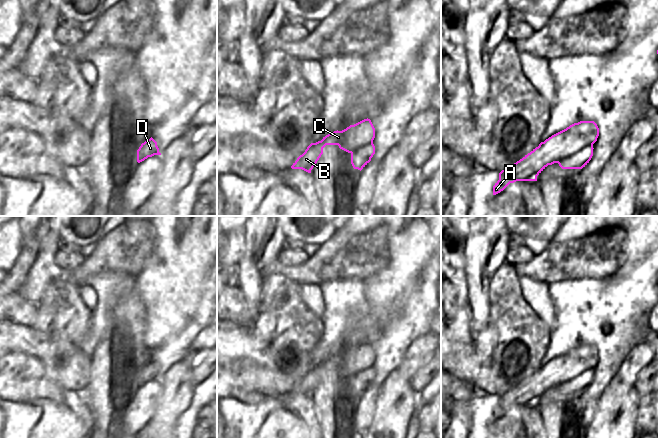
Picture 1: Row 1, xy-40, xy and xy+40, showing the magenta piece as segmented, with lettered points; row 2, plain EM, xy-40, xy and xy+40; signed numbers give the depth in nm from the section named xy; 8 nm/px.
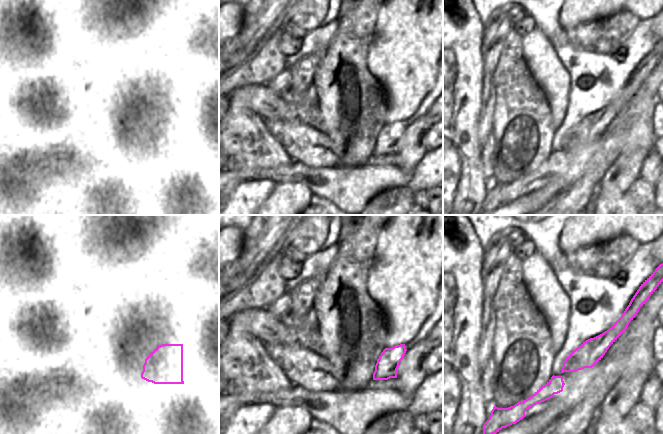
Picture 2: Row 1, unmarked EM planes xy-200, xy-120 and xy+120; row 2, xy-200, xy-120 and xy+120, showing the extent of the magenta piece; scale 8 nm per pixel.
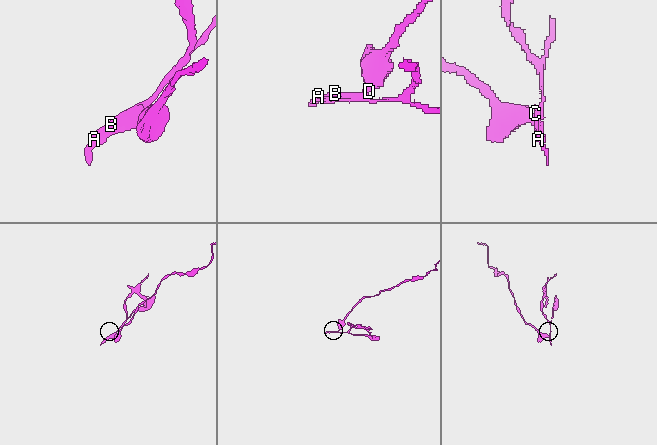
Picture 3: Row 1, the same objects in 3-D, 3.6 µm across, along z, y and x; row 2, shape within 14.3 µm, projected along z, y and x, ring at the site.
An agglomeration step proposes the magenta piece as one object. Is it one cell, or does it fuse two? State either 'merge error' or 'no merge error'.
merge error

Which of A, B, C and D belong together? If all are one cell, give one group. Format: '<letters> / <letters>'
A B D / C

